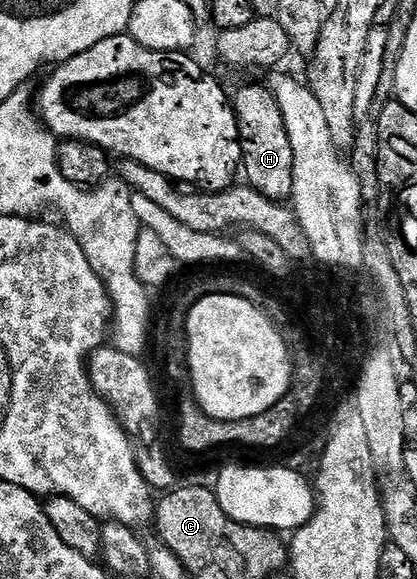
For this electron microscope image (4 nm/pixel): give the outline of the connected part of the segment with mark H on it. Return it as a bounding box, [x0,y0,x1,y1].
[230,83,293,203]

